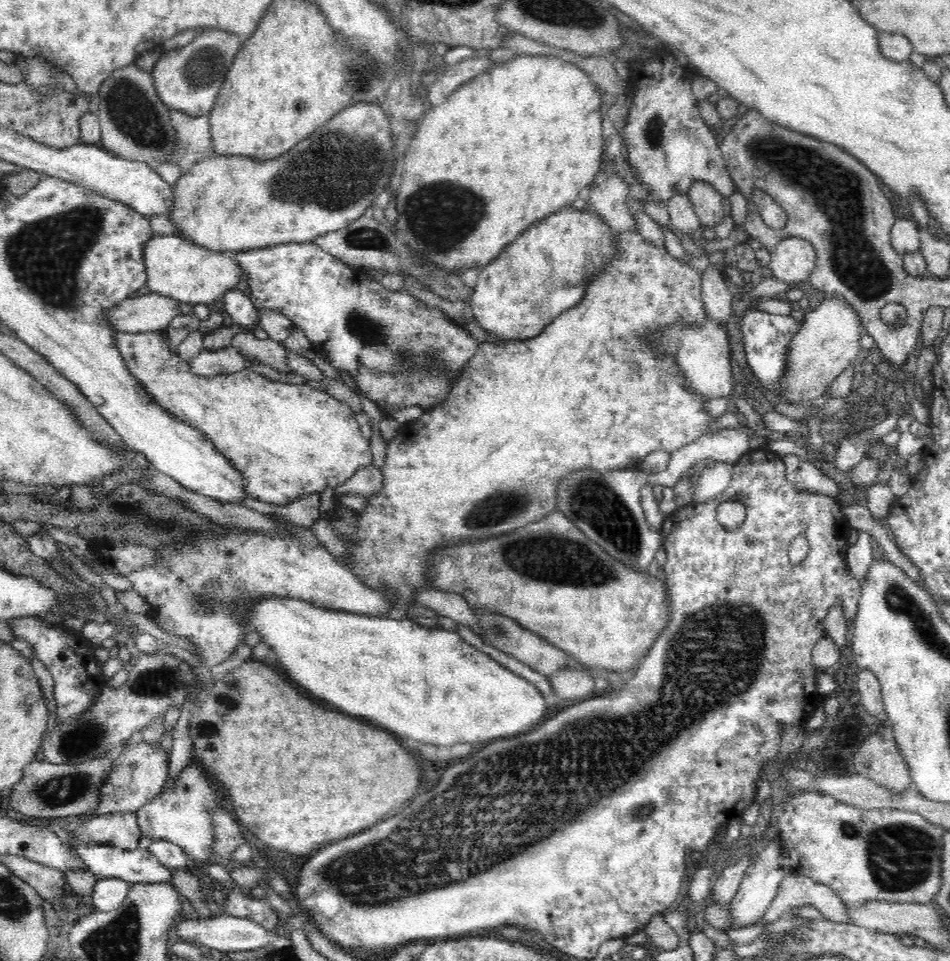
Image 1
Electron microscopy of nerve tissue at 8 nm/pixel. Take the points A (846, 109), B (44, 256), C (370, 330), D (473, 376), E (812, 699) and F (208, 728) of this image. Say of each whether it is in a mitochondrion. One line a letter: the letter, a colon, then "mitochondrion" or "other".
A: other
B: mitochondrion
C: mitochondrion
D: other
E: other
F: mitochondrion

